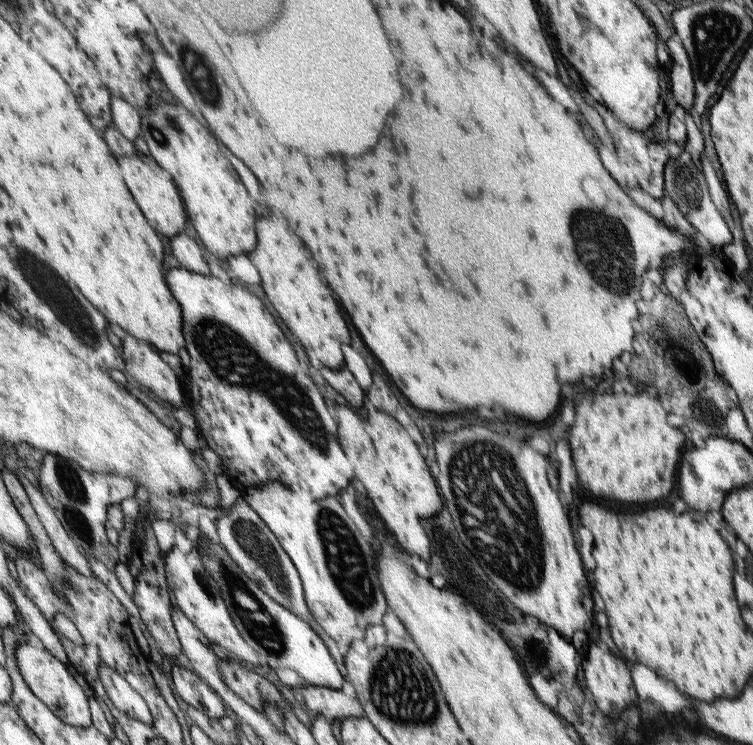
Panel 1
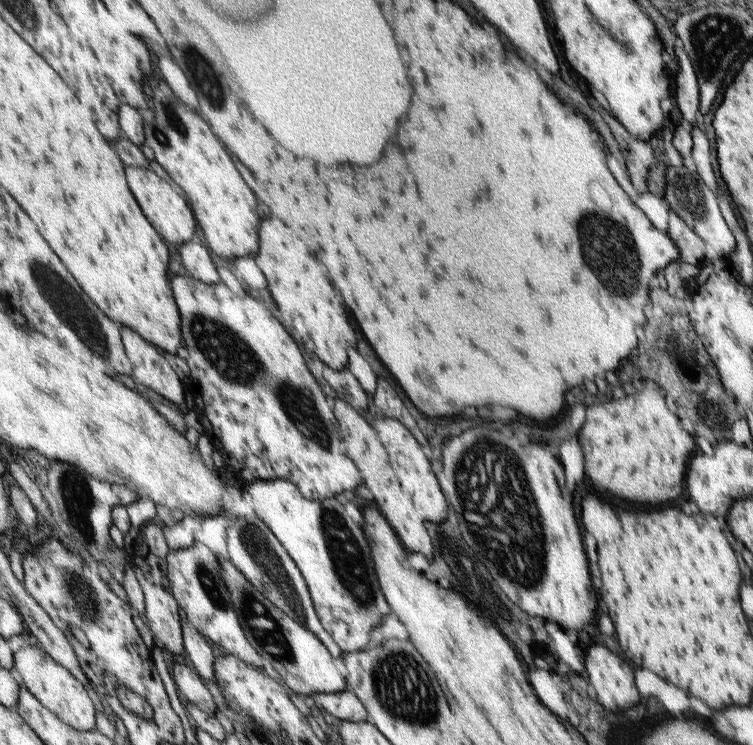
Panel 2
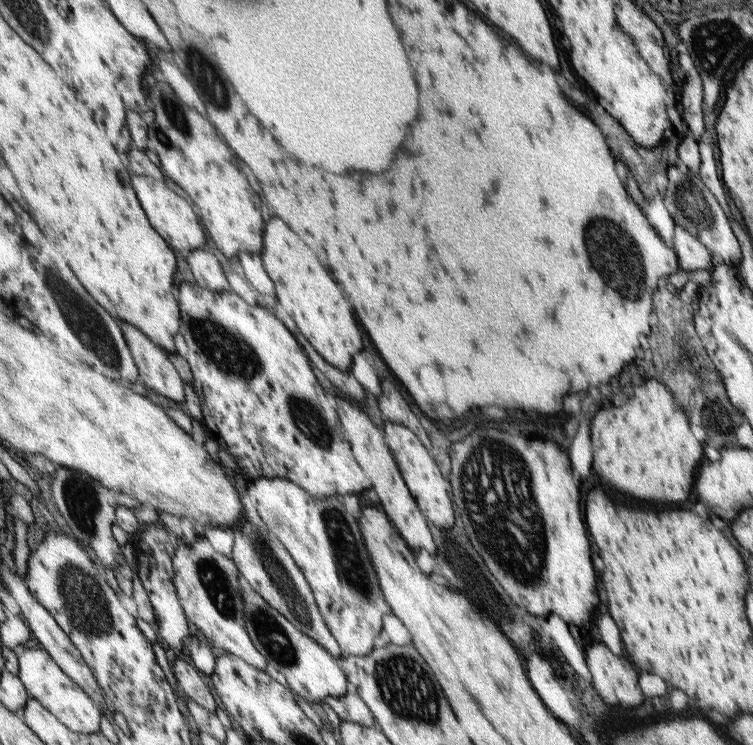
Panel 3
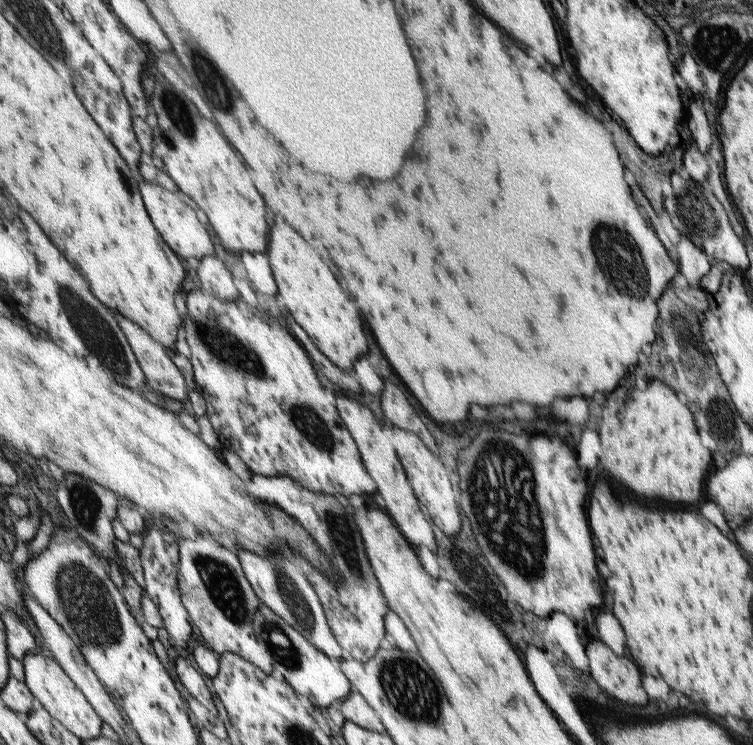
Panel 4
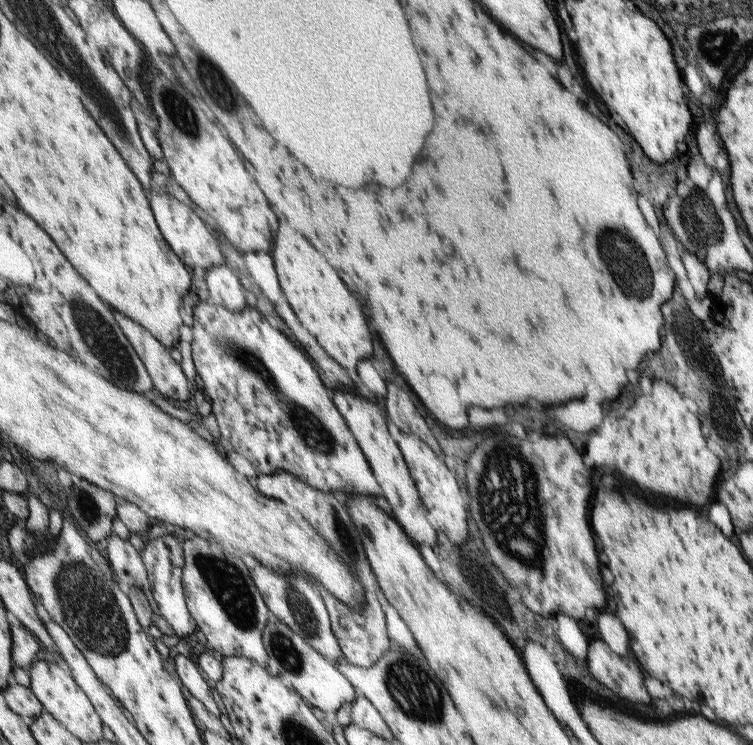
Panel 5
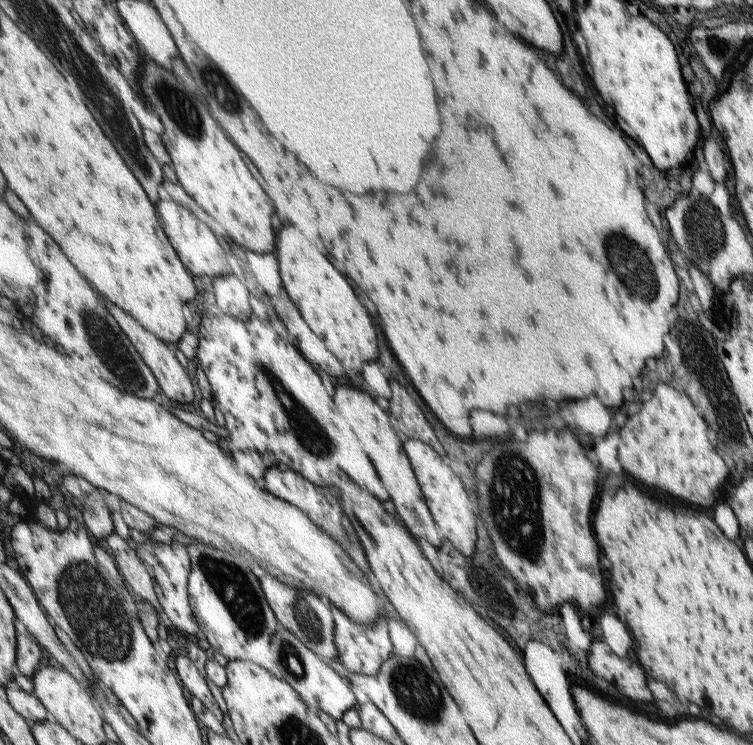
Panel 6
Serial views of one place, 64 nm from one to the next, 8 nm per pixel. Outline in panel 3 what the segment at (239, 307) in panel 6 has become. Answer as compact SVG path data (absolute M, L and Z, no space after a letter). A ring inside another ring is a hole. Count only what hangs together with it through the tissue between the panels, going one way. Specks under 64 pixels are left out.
M193 250L185 255L190 270L194 274L197 284L211 290L211 292L231 292L231 286L225 278L218 258L209 250Z

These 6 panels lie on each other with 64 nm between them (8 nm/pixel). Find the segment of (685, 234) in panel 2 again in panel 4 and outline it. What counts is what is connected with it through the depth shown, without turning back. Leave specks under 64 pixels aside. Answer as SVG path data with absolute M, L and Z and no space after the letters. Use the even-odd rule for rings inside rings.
M679 236L679 242L675 248L679 273L691 288L699 289L700 279L709 272L710 260L707 260L707 256L695 244L691 244L685 236Z

